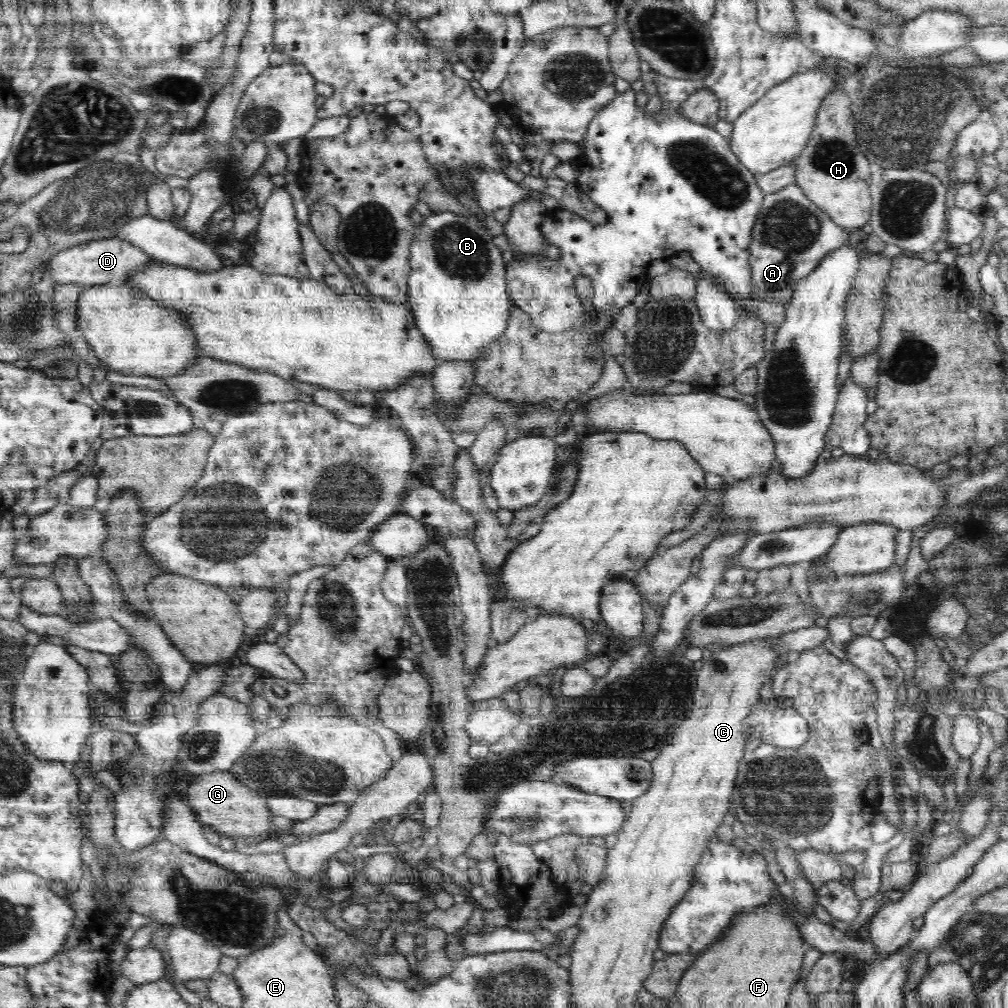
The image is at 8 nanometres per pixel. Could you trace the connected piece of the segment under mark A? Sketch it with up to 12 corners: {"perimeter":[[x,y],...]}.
{"perimeter":[[794,184],[765,195],[751,237],[753,298],[787,304],[849,242]]}

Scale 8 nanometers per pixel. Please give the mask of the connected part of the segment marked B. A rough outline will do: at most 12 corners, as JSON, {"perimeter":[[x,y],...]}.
{"perimeter":[[482,221],[416,227],[407,304],[438,363],[508,326],[507,264]]}

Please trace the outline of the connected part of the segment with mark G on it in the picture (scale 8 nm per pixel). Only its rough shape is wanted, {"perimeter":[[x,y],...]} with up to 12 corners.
{"perimeter":[[228,772],[198,775],[188,801],[225,837],[276,833],[266,798]]}

